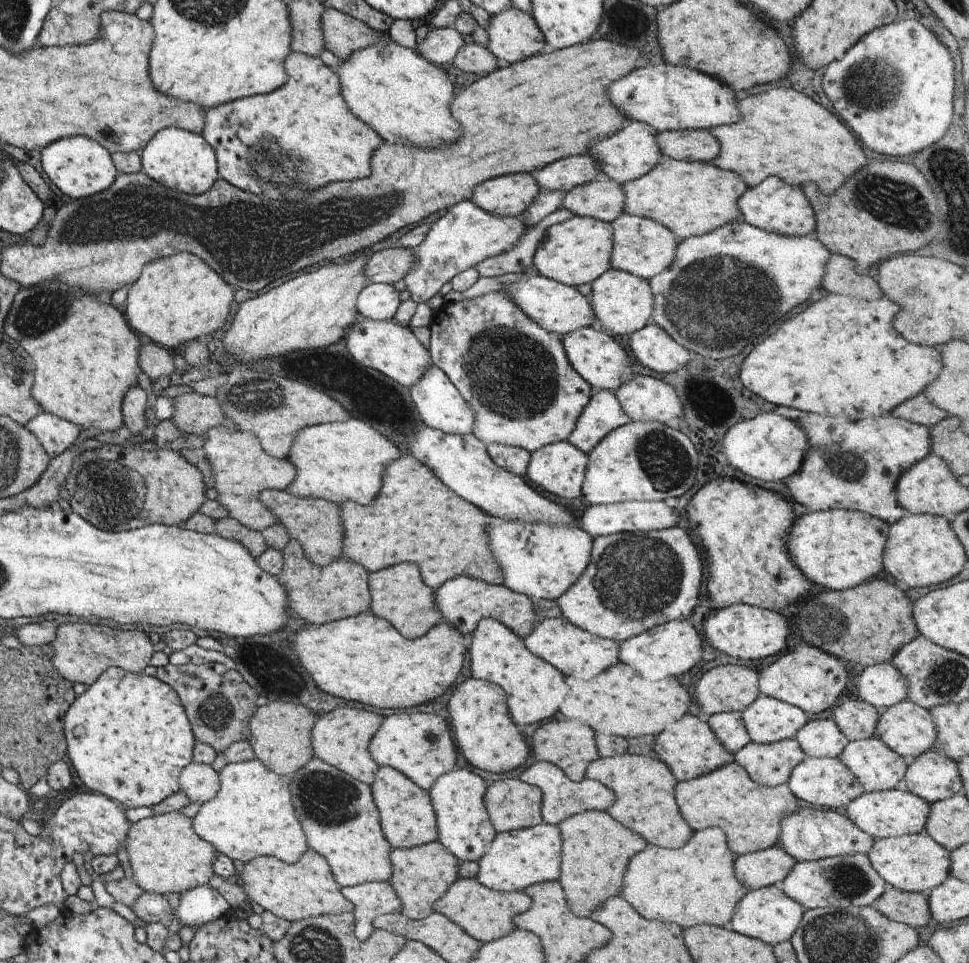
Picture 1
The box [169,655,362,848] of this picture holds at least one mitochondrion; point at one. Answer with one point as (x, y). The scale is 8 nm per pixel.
(217, 713)

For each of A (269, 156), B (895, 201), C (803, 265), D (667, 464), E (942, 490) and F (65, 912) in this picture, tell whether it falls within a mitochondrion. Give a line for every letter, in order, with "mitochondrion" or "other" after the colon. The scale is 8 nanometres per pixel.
A: mitochondrion
B: mitochondrion
C: other
D: mitochondrion
E: other
F: other

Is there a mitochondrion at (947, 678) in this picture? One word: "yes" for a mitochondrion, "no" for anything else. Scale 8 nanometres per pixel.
yes

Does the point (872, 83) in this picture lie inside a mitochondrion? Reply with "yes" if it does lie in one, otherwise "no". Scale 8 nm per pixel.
yes

